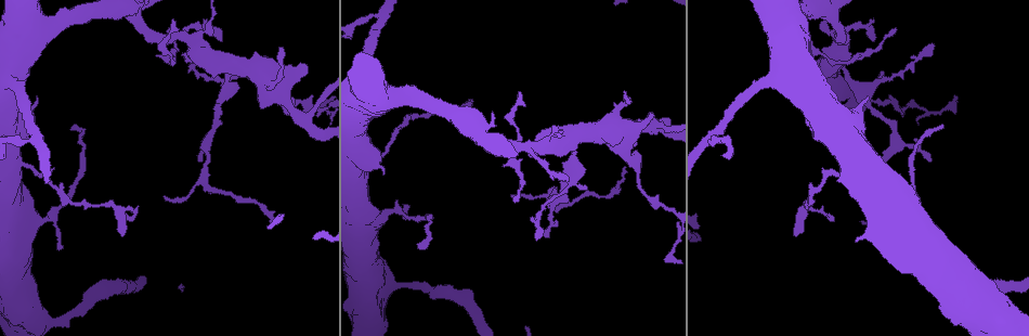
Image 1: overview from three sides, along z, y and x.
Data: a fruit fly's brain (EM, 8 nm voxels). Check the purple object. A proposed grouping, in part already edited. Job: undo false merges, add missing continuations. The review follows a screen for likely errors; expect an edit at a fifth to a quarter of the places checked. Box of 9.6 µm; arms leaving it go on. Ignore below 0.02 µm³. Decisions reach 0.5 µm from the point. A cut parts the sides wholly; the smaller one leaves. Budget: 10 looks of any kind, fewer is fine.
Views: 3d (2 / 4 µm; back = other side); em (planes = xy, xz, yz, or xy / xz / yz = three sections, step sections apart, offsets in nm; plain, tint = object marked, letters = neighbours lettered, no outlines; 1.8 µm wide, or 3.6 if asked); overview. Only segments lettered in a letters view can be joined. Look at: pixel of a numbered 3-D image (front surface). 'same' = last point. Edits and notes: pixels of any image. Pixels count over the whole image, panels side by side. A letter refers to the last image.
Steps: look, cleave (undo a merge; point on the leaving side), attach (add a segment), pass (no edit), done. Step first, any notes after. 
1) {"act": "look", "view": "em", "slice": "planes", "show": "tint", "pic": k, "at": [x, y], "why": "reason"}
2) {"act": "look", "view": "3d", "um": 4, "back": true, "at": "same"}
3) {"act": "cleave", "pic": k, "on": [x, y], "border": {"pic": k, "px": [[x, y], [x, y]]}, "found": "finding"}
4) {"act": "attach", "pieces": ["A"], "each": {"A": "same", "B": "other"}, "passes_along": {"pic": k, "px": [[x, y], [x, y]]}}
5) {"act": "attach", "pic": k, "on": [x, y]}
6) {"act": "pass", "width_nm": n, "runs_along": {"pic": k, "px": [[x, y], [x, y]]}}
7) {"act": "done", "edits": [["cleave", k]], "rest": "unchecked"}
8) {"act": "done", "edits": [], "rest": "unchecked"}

{"act": "look", "view": "em", "um": 3.6, "slice": "planes", "show": "tint", "pic": 1, "at": [16, 164], "why": "calibre changes"}

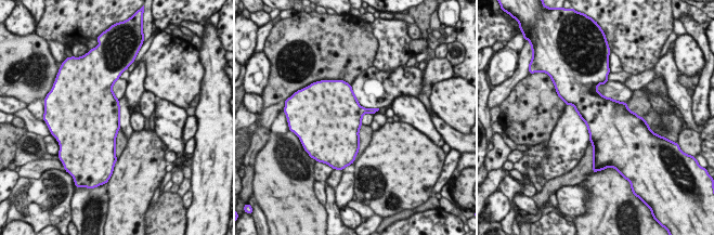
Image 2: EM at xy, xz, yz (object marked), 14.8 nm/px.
{"act": "look", "view": "em", "um": 3.6, "slice": "planes", "show": "letters", "at": "same"}

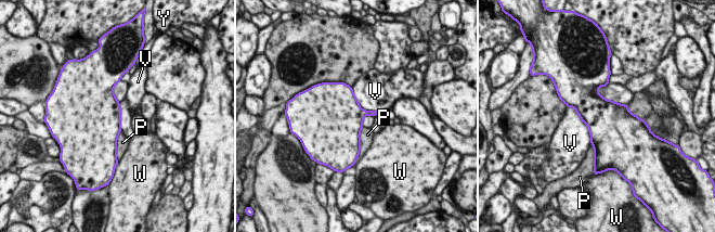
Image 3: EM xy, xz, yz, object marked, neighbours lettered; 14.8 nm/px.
{"act": "pass", "each": {"P": "other", "V": "other", "W": "other", "Y": "other"}, "border": {"pic": 3, "px": [[363, 126], [358, 155]]}, "found": "one neuron here"}

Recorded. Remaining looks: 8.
{"act": "look", "view": "3d", "um": 4, "pic": 1, "at": [520, 93], "why": "free end"}

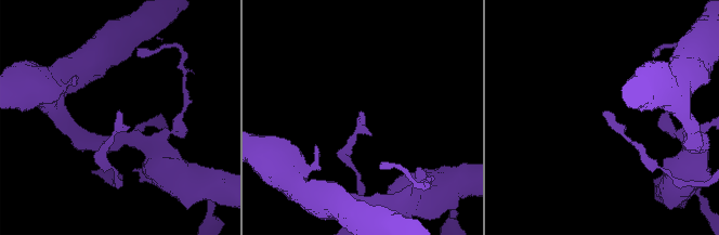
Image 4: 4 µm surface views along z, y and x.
{"act": "look", "view": "em", "slice": "xy", "step": 4, "show": "tint", "pic": 4, "at": [119, 110], "why": "now the EM"}

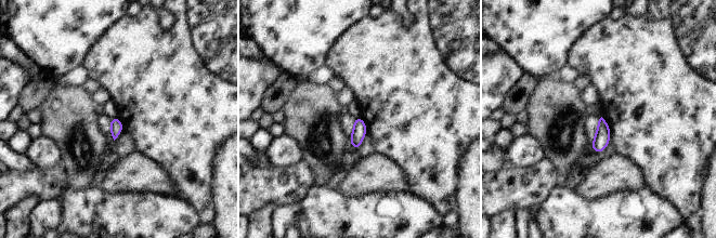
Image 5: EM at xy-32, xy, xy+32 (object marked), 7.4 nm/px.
{"act": "look", "view": "em", "slice": "xz", "step": 16, "show": "letters", "at": "same", "why": "cut it another way"}

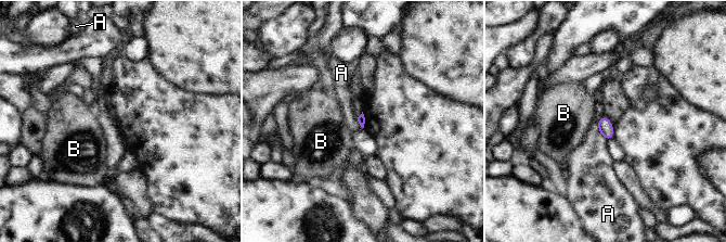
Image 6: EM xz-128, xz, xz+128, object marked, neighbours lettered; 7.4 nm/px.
{"act": "pass", "each": {"A": "other", "B": "other"}, "border": {"pic": 6, "px": [[596, 123], [597, 129], [606, 140]]}, "found": "none of them fits"}

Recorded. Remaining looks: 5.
{"act": "look", "view": "em", "slice": "yz", "step": 8, "show": "tint", "pic": 1, "at": [281, 48], "why": "thin end"}

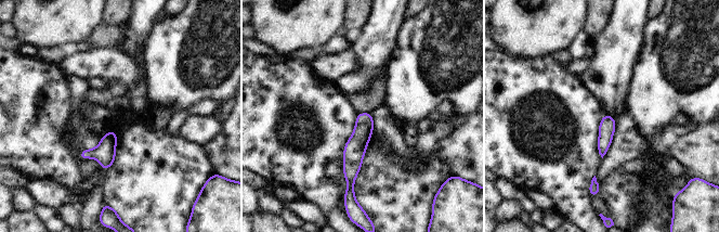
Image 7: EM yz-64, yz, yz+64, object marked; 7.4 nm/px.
{"act": "look", "view": "em", "slice": "yz", "step": 8, "show": "letters", "at": "same"}

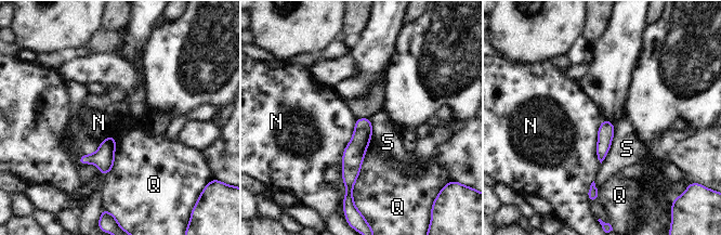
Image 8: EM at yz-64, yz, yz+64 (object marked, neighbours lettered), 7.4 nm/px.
{"act": "pass", "longest_contact_nm": ["Q", 480], "each": {"N": "other", "Q": "other", "S": "other"}, "border": {"pic": 8, "px": [[357, 118], [343, 151], [341, 172]]}, "found": "no lettered segment goes on from it"}

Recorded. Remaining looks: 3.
{"act": "look", "view": "em", "slice": "xy", "step": 8, "show": "tint", "pic": 1, "at": [636, 182], "why": "narrows sharply"}

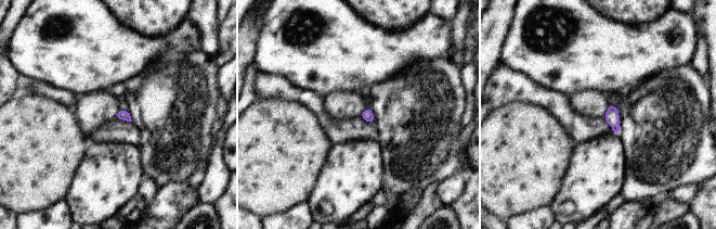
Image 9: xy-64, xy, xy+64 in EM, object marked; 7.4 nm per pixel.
{"act": "look", "view": "em", "slice": "planes", "show": "letters", "at": "same"}

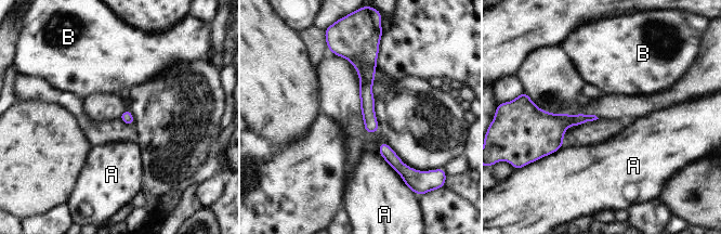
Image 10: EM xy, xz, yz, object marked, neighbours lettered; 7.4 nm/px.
{"act": "pass", "width_nm": 70, "each": {"A": "other", "B": "other"}, "runs_along": {"pic": 10, "px": [[355, 51], [366, 66], [372, 130]]}, "found": "one neuron here"}

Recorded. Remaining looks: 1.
{"act": "done", "edits": [], "rest": "unchecked"}

